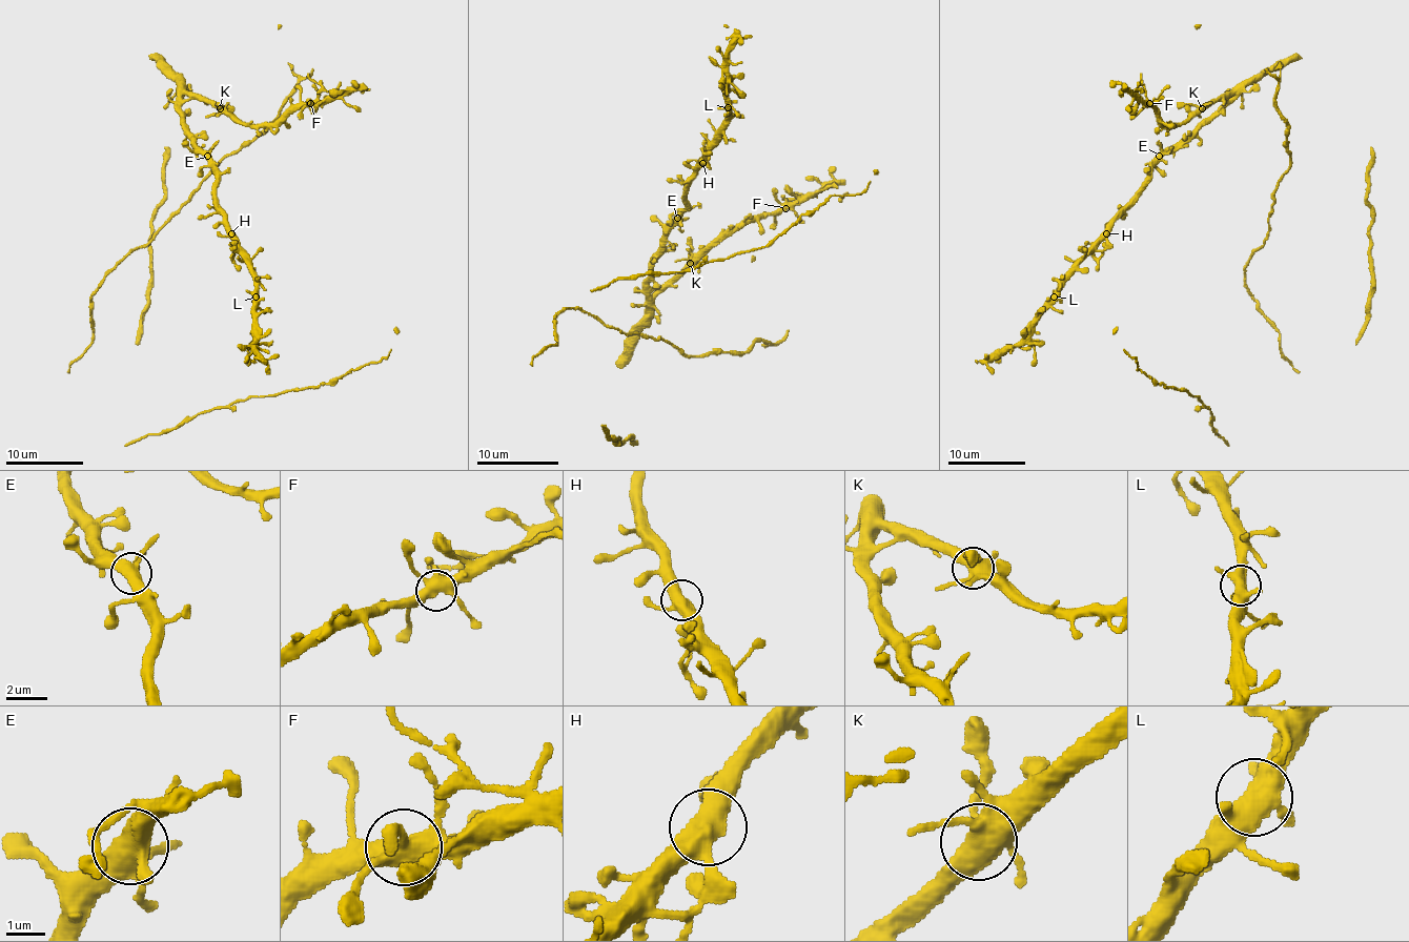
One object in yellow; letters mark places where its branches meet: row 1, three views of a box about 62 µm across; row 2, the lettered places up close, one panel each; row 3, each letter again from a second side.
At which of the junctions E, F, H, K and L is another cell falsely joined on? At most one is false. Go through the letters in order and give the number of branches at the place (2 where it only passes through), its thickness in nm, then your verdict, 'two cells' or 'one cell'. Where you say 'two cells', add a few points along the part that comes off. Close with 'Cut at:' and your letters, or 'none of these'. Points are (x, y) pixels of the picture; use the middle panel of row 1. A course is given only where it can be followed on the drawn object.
E: branches 5; calibre 500 nm; one cell
F: branches 5; calibre 480 nm; one cell
H: branches 4; calibre 480 nm; one cell
K: branches 5; calibre 480 nm; one cell
L: branches 5; calibre 500 nm; one cell
Cut at: none of these

